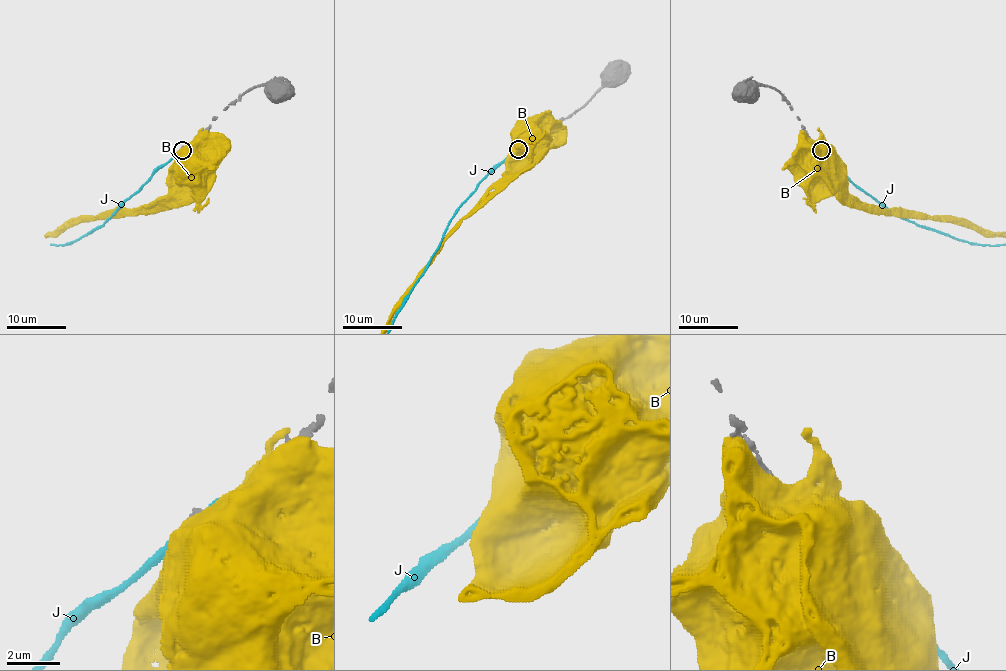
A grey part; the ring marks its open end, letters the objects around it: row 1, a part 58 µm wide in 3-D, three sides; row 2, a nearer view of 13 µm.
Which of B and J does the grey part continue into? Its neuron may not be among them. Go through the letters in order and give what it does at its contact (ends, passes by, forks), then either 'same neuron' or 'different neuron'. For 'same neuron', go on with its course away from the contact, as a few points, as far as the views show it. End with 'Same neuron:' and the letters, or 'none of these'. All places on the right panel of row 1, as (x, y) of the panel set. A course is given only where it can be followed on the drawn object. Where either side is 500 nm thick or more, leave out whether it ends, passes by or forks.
B: different neuron
J: it ends there; different neuron
Same neuron: none of these

